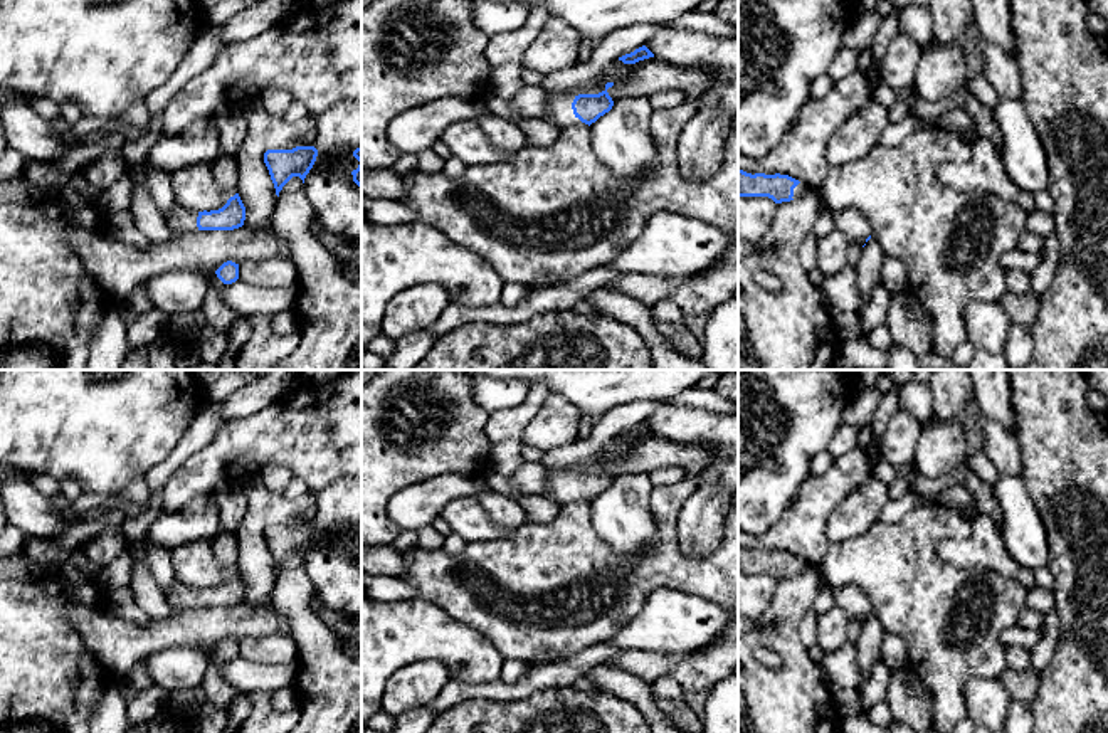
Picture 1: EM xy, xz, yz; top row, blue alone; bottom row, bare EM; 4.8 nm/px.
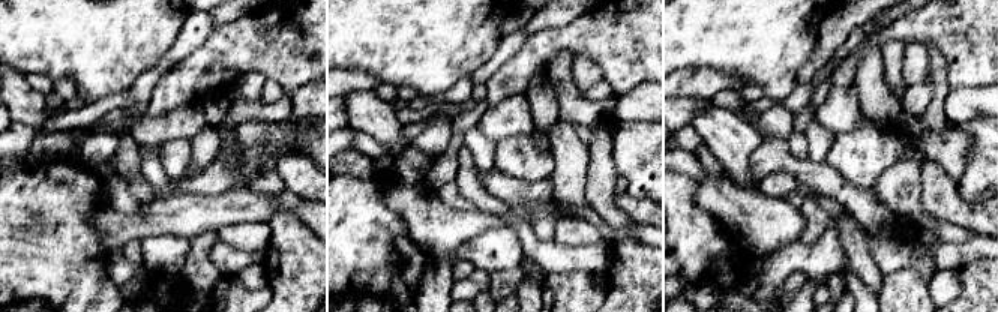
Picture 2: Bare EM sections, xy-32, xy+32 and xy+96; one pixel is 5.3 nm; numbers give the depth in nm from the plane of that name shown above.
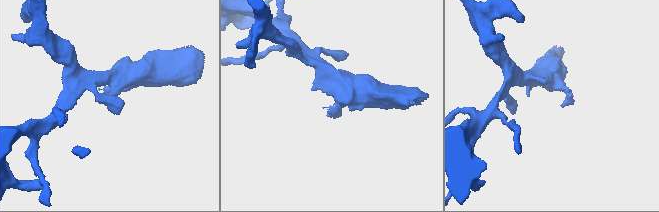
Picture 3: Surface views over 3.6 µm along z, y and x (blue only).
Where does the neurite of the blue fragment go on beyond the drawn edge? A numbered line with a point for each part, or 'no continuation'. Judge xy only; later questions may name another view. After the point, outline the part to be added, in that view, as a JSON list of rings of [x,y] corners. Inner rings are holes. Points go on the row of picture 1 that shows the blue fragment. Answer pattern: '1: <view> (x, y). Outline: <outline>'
1: xy (185, 221). Outline: [[[178,205],[177,212],[175,212],[175,220],[170,222],[170,229],[175,234],[198,232],[197,217],[198,217],[197,210],[190,210],[190,208],[185,208],[185,207]]]

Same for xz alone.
1: xz (559, 110). Outline: [[[568,91],[548,92],[546,113],[541,118],[546,123],[558,126],[560,129],[572,124],[580,124],[582,121],[573,114],[572,103],[575,94]]]

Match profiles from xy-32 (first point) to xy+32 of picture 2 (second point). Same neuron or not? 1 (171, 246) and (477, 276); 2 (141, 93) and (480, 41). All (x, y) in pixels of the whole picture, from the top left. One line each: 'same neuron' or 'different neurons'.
1: different neurons
2: different neurons

